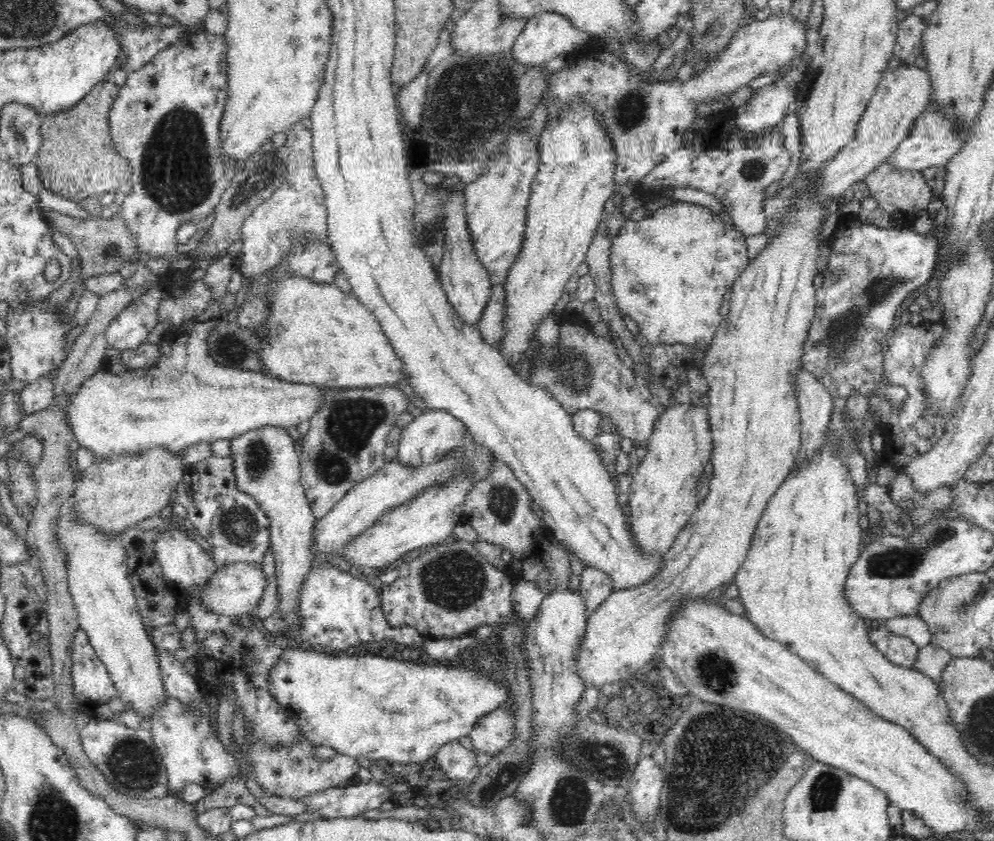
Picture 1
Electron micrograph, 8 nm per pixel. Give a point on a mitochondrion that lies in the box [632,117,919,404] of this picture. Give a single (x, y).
(842, 332)

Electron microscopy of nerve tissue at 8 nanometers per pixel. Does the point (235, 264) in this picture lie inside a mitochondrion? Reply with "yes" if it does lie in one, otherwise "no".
no

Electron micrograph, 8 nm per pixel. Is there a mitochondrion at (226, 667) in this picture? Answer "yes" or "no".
no

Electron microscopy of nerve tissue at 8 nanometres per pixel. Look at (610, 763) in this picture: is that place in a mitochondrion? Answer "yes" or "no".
yes

